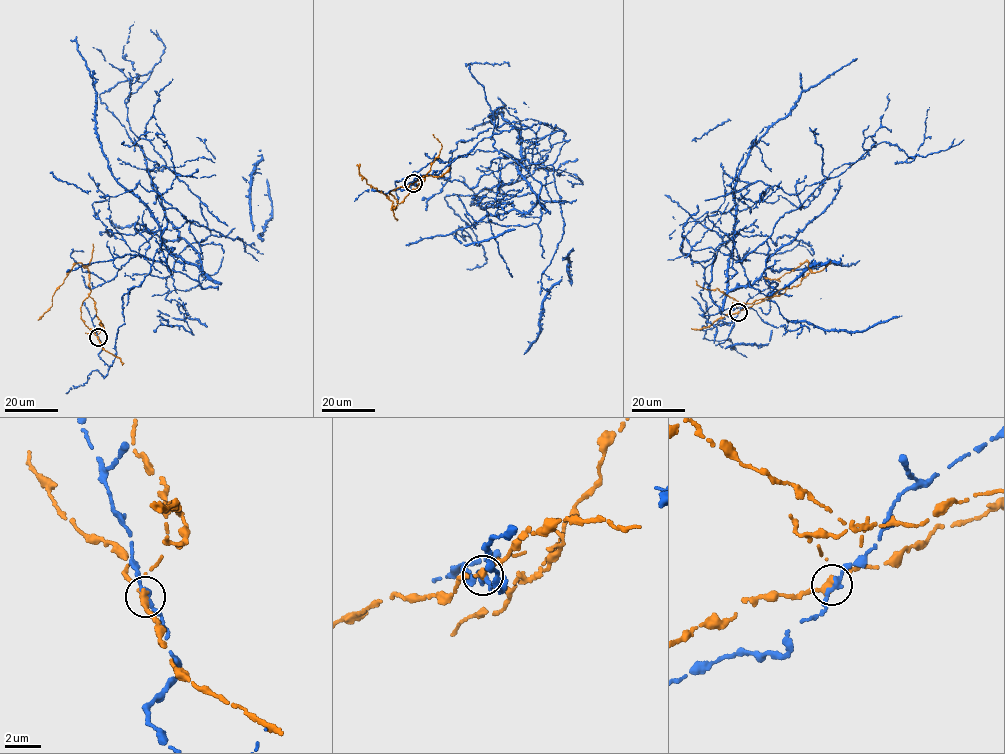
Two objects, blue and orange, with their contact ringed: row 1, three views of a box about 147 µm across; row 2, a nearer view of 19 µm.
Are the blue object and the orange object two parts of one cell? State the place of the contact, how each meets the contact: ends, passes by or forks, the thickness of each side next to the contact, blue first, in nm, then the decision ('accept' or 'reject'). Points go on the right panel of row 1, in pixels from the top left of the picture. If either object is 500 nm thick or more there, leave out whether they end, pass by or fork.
at (738, 312); blue passes by; orange passes by; 280 nm thick on the blue side, 320 nm on the other; reject

